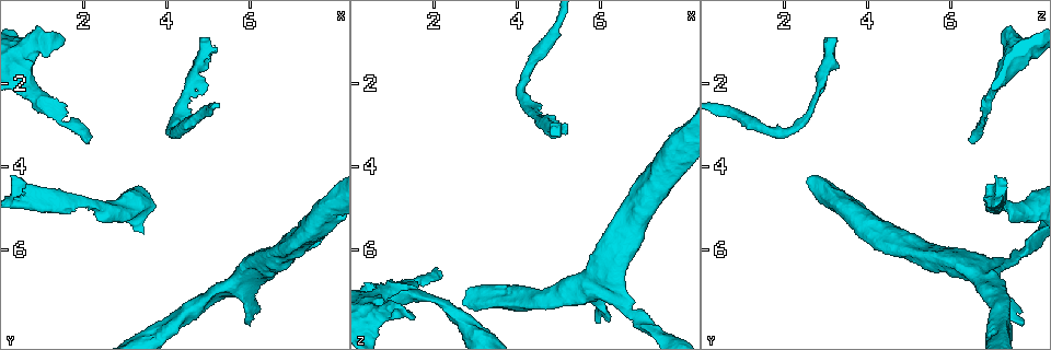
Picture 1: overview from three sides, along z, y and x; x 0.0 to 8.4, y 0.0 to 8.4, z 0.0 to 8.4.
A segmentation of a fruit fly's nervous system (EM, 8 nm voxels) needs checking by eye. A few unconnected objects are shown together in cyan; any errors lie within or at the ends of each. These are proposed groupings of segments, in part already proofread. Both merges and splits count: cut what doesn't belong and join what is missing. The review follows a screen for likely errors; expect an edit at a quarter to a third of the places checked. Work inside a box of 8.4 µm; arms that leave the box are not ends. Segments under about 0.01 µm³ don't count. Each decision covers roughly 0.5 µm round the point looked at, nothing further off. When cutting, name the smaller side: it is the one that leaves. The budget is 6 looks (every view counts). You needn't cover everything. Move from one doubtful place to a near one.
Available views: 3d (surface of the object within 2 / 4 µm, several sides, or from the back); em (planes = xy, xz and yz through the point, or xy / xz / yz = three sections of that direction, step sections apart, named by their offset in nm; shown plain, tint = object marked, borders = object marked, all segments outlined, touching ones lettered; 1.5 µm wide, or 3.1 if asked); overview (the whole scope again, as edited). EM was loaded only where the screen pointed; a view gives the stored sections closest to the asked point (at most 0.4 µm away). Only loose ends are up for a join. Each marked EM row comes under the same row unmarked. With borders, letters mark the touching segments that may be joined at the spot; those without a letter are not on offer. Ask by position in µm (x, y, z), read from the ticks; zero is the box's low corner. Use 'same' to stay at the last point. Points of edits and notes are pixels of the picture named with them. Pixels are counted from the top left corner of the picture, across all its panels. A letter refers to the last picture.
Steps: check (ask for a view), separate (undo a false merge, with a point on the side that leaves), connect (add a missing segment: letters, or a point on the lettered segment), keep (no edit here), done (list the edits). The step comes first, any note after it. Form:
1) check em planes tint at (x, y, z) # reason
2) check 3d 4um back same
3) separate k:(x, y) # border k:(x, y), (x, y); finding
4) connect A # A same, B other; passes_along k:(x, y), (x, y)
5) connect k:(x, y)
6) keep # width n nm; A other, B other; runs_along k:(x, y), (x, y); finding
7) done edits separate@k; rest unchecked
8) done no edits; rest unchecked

check 3d 4um at (2.15, 3.40, 6.45) # tapers out

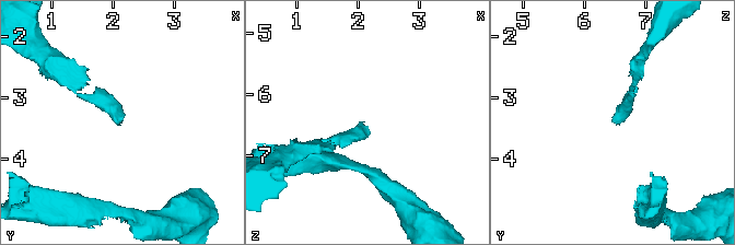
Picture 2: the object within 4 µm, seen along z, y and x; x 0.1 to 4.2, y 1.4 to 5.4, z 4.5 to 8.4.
check em xz step 4 borders at (2.10, 3.40, 6.45)

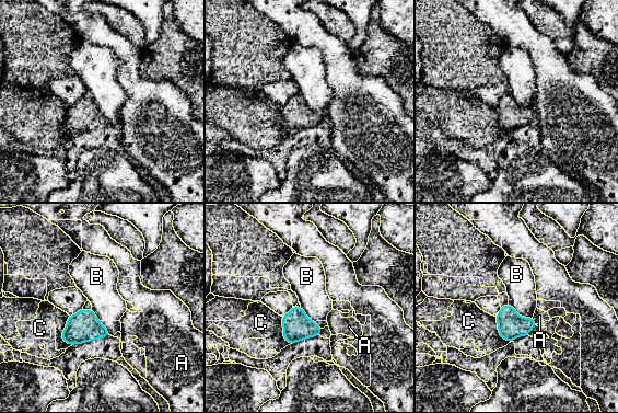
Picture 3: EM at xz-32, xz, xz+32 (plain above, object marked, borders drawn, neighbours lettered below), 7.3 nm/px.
keep # A other, B other, C other; border 3:(508, 303), (522, 317), (532, 318); no lettered segment goes on from it

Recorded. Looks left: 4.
check 3d 2um at (2.60, 5.15, 7.65) # sudden change in width

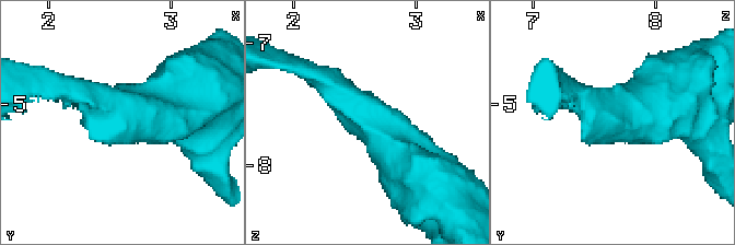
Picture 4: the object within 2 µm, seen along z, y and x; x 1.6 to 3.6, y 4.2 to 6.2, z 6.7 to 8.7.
check em xz step 8 borders at (2.58, 5.12, 7.60) # arm_widths 170, 600 nm

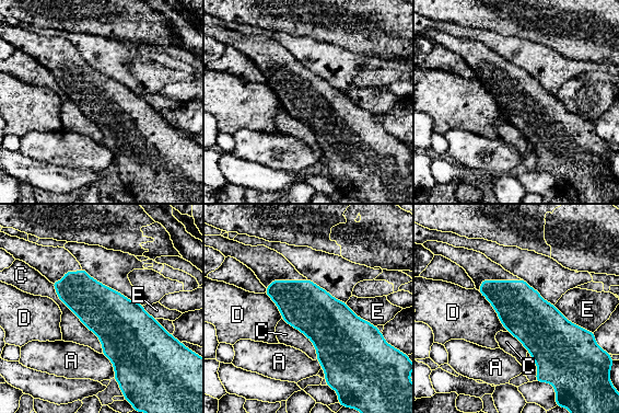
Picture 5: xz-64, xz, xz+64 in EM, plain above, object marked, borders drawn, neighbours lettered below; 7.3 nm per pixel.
keep # A other, C other, D other, E other; border 5:(477, 290), (509, 331); one neuron here

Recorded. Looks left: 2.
check em planes tint at (6.00, 7.75, 7.70) # branch stops here

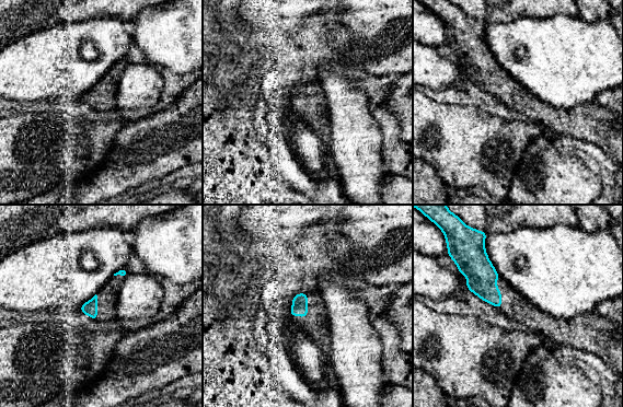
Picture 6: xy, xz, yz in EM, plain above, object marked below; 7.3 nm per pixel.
check em planes borders same

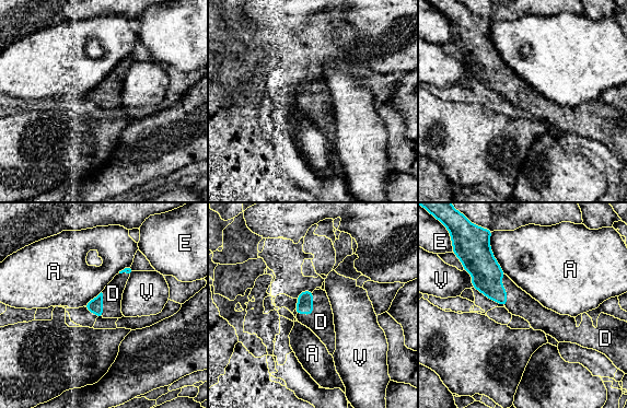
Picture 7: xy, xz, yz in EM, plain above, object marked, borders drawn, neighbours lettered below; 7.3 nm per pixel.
connect D # A other, D same, E other, V other; passes_along 7:(304, 305), (312, 311), (321, 322); it goes on there

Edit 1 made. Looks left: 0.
done edits connect@7; rest unchecked

